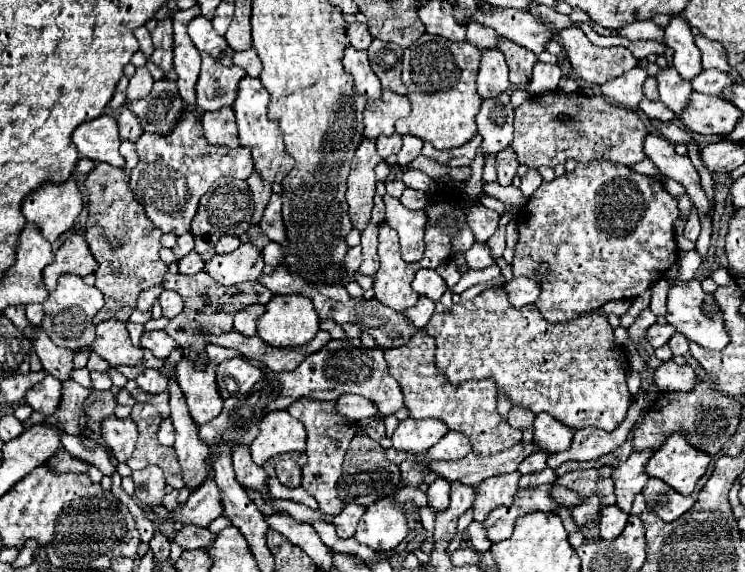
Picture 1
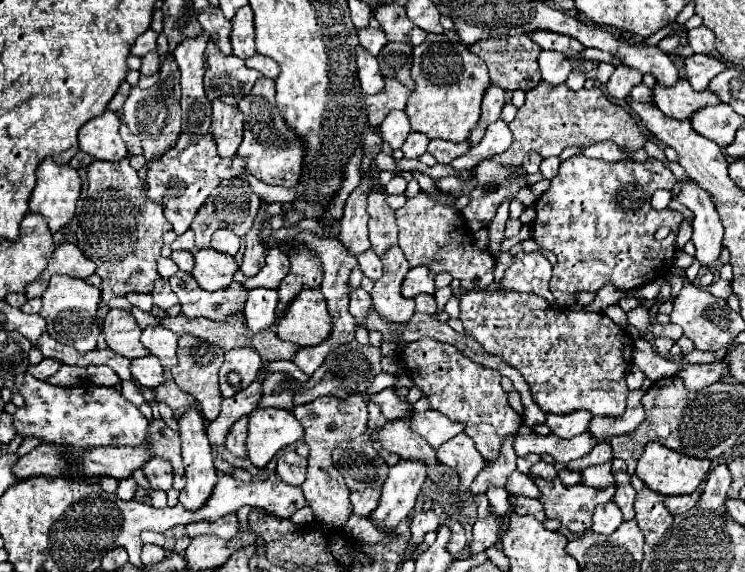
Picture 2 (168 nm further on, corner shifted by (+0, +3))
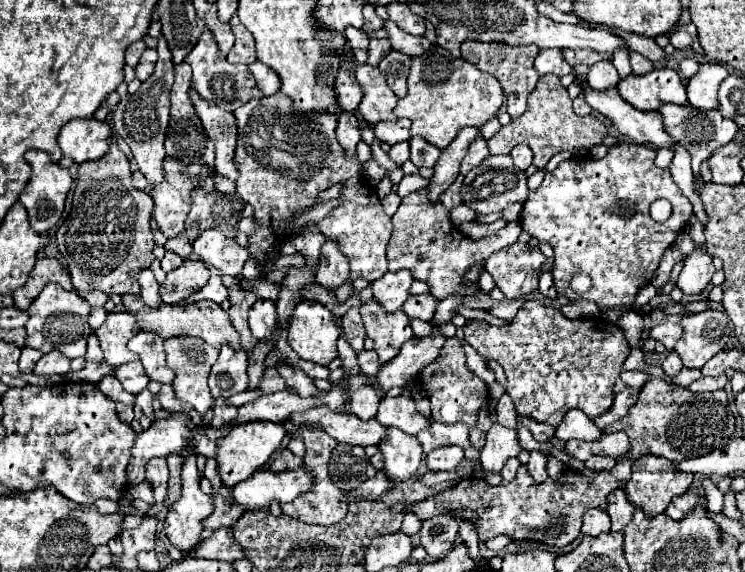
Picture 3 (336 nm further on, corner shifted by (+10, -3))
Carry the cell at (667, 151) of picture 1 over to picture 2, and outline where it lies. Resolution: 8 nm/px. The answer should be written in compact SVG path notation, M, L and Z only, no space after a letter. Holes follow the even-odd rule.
M684 178L678 200L694 214L692 242L702 266L712 266L722 250L722 222L714 210L714 200L692 178Z

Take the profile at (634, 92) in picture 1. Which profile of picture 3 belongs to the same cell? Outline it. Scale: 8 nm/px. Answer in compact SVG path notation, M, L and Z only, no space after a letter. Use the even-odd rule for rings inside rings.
M604 60L604 62L596 62L590 66L590 72L586 76L590 88L596 88L596 90L604 90L604 88L612 88L618 84L620 76L616 72L616 68L612 66L612 62Z

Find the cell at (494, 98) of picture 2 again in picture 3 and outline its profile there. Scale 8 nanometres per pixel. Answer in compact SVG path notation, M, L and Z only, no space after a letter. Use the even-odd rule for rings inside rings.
M462 128L456 140L442 150L440 160L434 166L434 176L428 184L428 198L436 204L440 202L440 194L456 180L460 162L468 152L468 144L478 136L478 128Z

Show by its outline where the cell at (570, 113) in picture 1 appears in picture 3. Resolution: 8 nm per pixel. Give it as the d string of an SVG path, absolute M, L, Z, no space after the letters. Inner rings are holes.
M540 76L538 86L528 96L528 108L522 116L514 118L510 124L502 126L494 138L488 140L488 150L492 154L508 154L516 144L528 144L534 152L534 164L542 170L550 158L562 150L592 148L602 144L606 136L606 126L594 116L576 116L572 110L572 100L568 98L566 88L560 84L558 76Z

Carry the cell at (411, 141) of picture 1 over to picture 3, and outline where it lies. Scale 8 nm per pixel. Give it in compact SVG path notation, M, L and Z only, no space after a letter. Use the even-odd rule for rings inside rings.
M398 142L398 144L394 144L394 146L390 148L388 156L390 156L392 162L396 162L398 166L402 166L402 164L410 158L410 144L408 144L408 142Z

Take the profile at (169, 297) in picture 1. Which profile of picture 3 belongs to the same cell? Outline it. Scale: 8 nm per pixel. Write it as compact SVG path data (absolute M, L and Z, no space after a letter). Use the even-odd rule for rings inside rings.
M150 268L140 270L138 282L140 282L140 296L142 296L144 304L152 306L152 308L160 306L162 298L160 298L160 292L158 292L158 282L156 282L156 278L154 278L154 274L152 274Z

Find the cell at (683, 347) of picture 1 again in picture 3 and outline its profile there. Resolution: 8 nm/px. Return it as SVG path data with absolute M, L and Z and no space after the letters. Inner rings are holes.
M670 352L668 358L662 362L662 370L664 370L664 374L666 374L668 378L674 378L674 376L682 370L682 360L680 360L680 356L678 356L676 352Z

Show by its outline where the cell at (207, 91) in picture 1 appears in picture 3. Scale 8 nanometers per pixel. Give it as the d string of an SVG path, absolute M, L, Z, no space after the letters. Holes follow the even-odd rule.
M210 30L202 32L198 44L192 48L192 52L186 56L184 62L188 62L192 72L194 72L192 82L194 82L194 88L198 90L198 94L202 98L214 102L216 106L220 106L226 112L234 112L236 108L240 108L248 100L264 98L256 80L252 80L252 74L248 72L248 66L246 64L228 64L226 54L220 52L220 48L218 48Z

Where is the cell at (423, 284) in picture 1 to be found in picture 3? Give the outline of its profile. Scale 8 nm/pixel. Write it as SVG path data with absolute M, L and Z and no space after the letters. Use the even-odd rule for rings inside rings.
M408 270L400 272L386 272L380 280L372 282L372 294L380 302L380 306L388 312L396 312L402 308L404 300L410 296L410 284L414 282L412 274Z

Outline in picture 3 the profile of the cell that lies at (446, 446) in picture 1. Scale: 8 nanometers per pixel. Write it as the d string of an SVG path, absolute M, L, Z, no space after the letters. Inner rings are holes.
M444 446L432 450L428 456L428 470L442 472L442 470L456 470L464 460L464 452L460 446Z

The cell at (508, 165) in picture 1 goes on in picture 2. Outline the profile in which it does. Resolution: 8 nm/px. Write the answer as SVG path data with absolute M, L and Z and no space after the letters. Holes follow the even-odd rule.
M506 198L506 202L502 202L502 206L498 206L498 212L496 212L494 220L488 226L488 232L490 232L490 252L492 252L492 256L498 256L500 254L498 248L500 248L500 242L504 240L504 224L508 220L510 200L512 198Z

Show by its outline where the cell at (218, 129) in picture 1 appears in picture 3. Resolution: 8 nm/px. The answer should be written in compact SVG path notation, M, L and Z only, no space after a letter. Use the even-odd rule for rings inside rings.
M192 94L192 104L196 108L198 118L202 120L206 134L216 144L216 166L214 166L216 172L236 182L240 172L236 172L234 166L234 150L236 150L236 136L238 136L234 114L224 112L216 104L194 94Z

